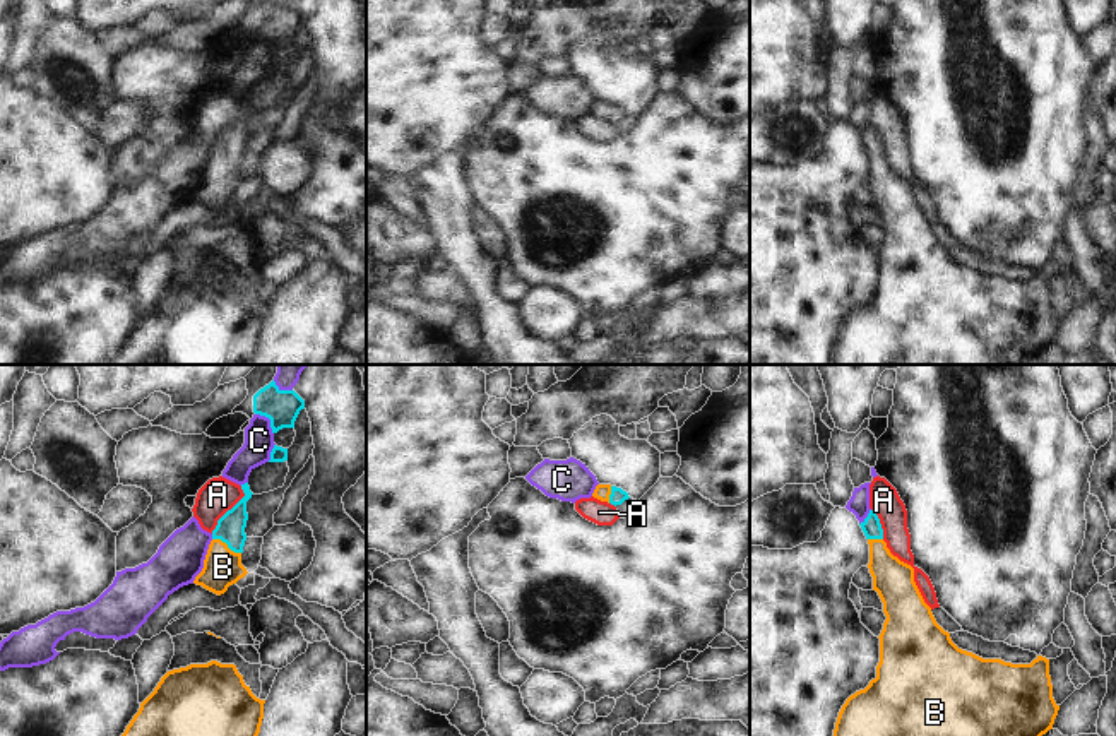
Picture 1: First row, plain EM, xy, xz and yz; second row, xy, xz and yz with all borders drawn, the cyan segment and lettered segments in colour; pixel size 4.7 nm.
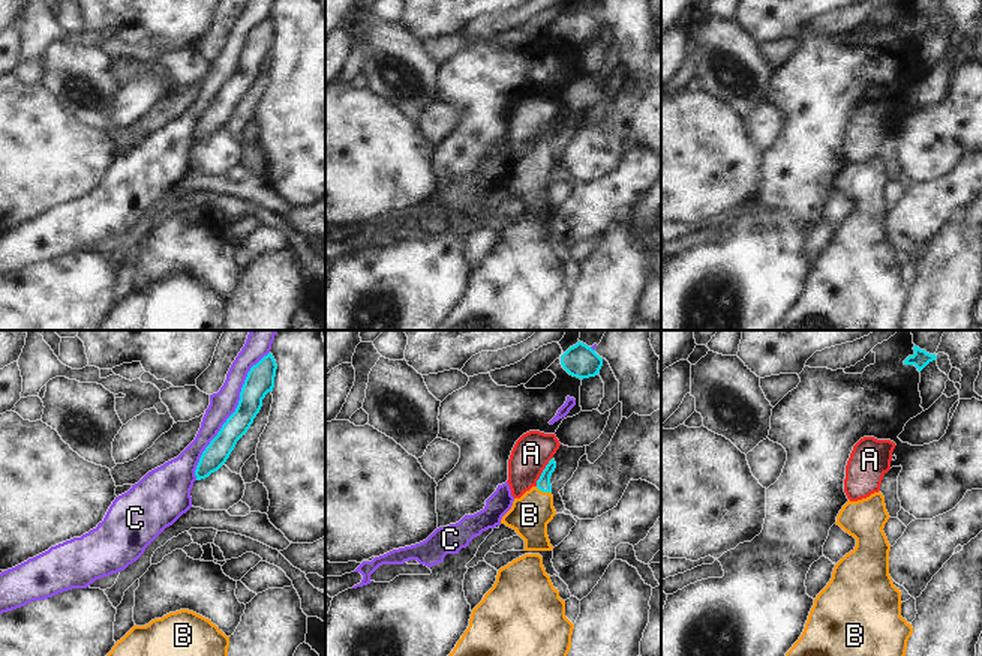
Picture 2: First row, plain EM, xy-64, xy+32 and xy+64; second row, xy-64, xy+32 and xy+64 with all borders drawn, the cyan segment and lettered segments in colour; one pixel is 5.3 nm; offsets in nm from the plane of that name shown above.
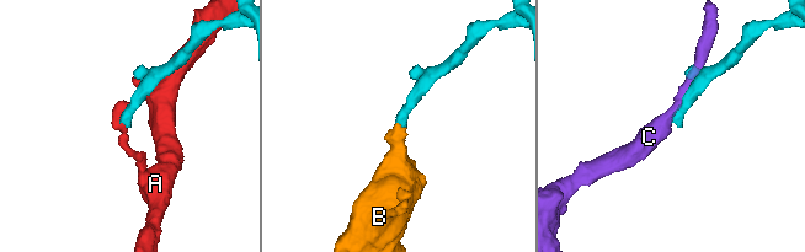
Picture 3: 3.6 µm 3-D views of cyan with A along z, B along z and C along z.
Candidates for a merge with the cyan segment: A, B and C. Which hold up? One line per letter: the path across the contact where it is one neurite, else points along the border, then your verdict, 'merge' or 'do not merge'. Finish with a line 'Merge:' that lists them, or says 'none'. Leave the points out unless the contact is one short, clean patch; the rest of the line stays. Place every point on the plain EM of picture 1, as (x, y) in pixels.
A: border xy (242, 103), (243, 112), (218, 137), (211, 149); do not merge
B: way xy (230, 146), (226, 160), (223, 184); merge
C: do not merge
Merge: B

